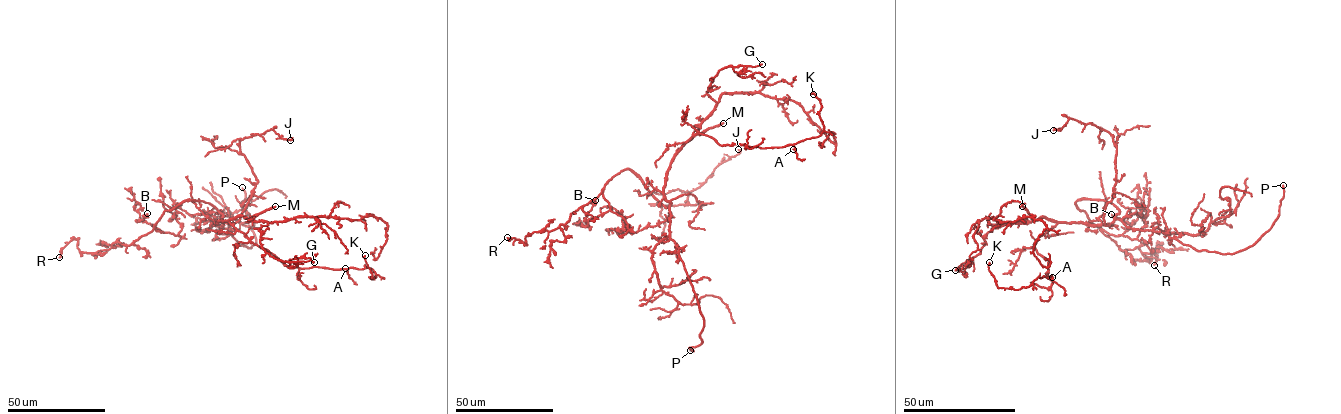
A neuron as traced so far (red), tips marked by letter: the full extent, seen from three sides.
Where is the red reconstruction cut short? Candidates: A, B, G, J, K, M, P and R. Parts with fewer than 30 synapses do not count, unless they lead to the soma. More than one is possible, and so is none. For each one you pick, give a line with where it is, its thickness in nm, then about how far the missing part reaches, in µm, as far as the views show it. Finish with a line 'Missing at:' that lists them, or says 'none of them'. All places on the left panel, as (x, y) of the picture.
M: place (275, 206); calibre 240 nm; missing 160 µm
P: place (242, 187); calibre 180 nm; missing 25 µm
Missing at: M, P

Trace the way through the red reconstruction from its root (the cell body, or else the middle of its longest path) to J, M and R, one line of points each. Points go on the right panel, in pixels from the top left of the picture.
J: (1076, 222), (1112, 223), (1105, 225), (1103, 217), (1116, 182), (1116, 146), (1108, 132), (1074, 119), (1053, 130)
M: (1076, 222), (1056, 222), (1045, 217), (1035, 219), (1022, 206)
R: (1076, 222), (1110, 224), (1110, 203), (1076, 205), (1122, 250), (1147, 259), (1159, 243), (1154, 265)

